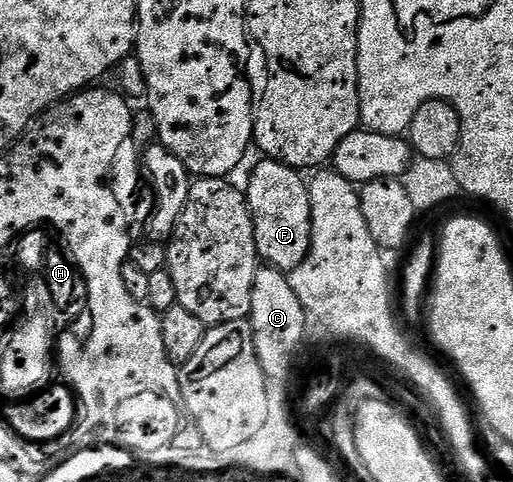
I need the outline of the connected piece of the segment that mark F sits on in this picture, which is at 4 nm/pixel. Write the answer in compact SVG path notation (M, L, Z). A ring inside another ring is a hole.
M262 159L251 171L250 182L244 185L244 192L252 215L259 258L267 266L289 275L304 263L310 250L312 203L307 178L290 165Z

